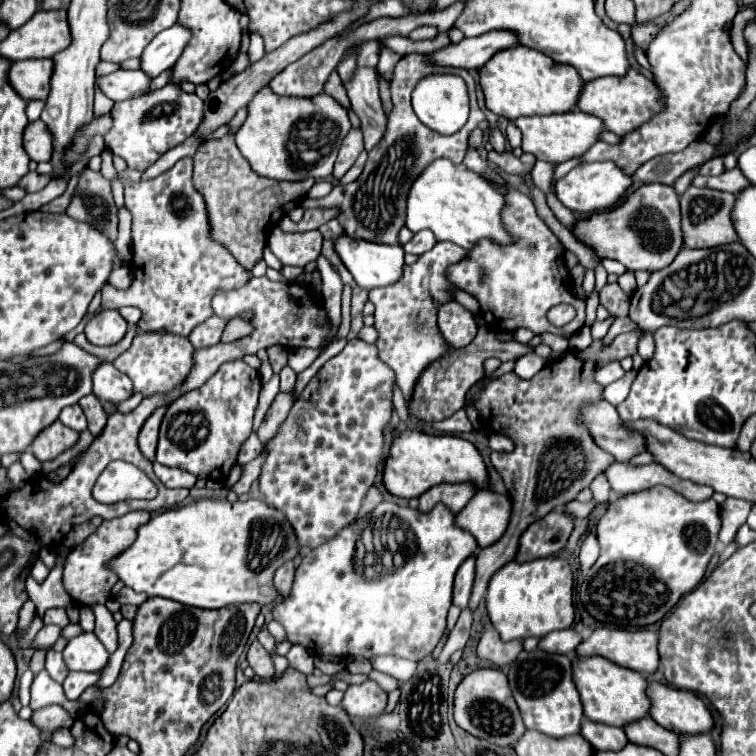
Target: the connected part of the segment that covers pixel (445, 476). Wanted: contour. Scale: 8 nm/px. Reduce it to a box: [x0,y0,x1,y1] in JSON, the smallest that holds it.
[384,430,490,498]

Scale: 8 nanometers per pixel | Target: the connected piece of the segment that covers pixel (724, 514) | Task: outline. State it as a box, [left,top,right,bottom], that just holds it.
[720,498,752,548]

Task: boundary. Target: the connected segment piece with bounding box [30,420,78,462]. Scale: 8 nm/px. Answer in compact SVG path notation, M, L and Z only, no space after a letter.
M56 420L52 426L46 426L34 440L30 450L36 454L40 462L56 458L60 452L70 448L78 440L78 432L68 430L60 420Z

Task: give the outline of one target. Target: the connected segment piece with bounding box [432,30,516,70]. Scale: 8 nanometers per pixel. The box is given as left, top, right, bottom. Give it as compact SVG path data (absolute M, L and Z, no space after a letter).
M490 30L488 34L480 34L480 38L464 38L460 44L432 54L432 62L472 70L484 66L492 54L512 46L516 46L516 34L508 34L508 30Z

